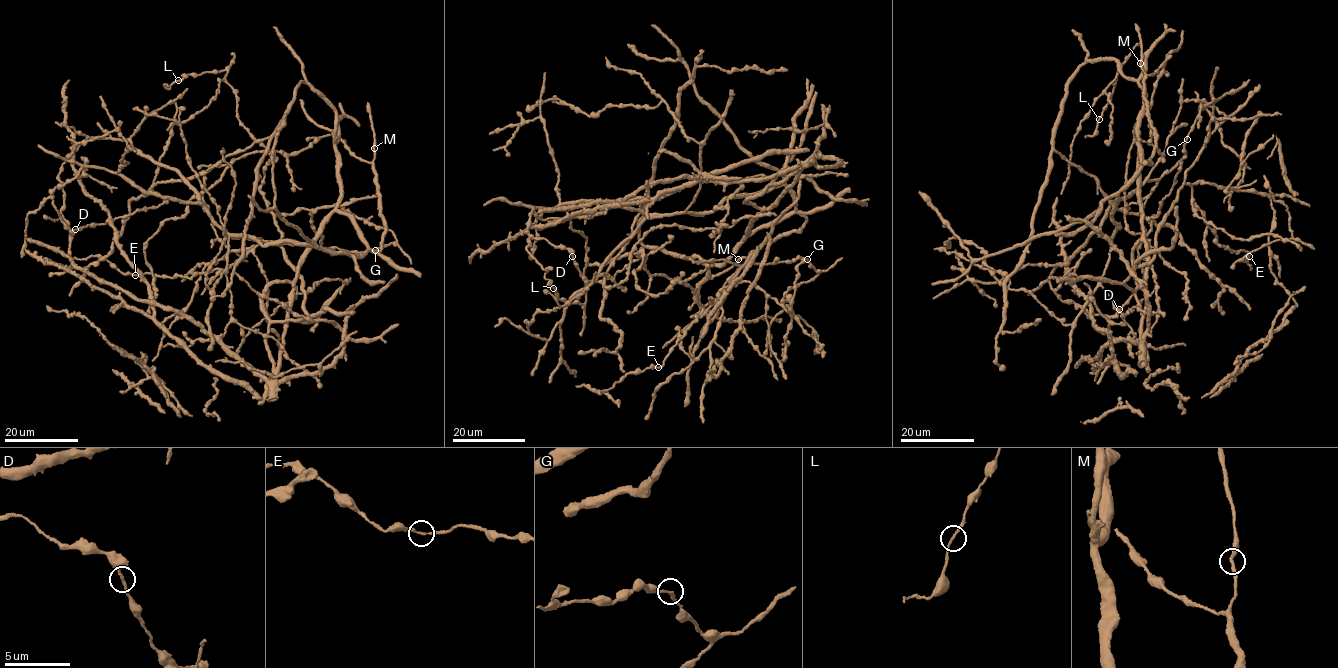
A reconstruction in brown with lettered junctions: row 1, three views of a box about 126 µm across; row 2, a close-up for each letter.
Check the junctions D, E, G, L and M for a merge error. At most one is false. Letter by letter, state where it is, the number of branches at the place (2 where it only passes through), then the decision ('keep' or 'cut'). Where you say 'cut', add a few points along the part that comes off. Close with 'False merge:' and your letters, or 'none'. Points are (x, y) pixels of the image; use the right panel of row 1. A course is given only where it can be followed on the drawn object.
D: place (1119, 309); branches 2; keep
E: place (1249, 256); branches 2; keep
G: place (1187, 139); branches 2; keep
L: place (1099, 119); branches 2; keep
M: place (1140, 63); branches 2; keep
False merge: none

